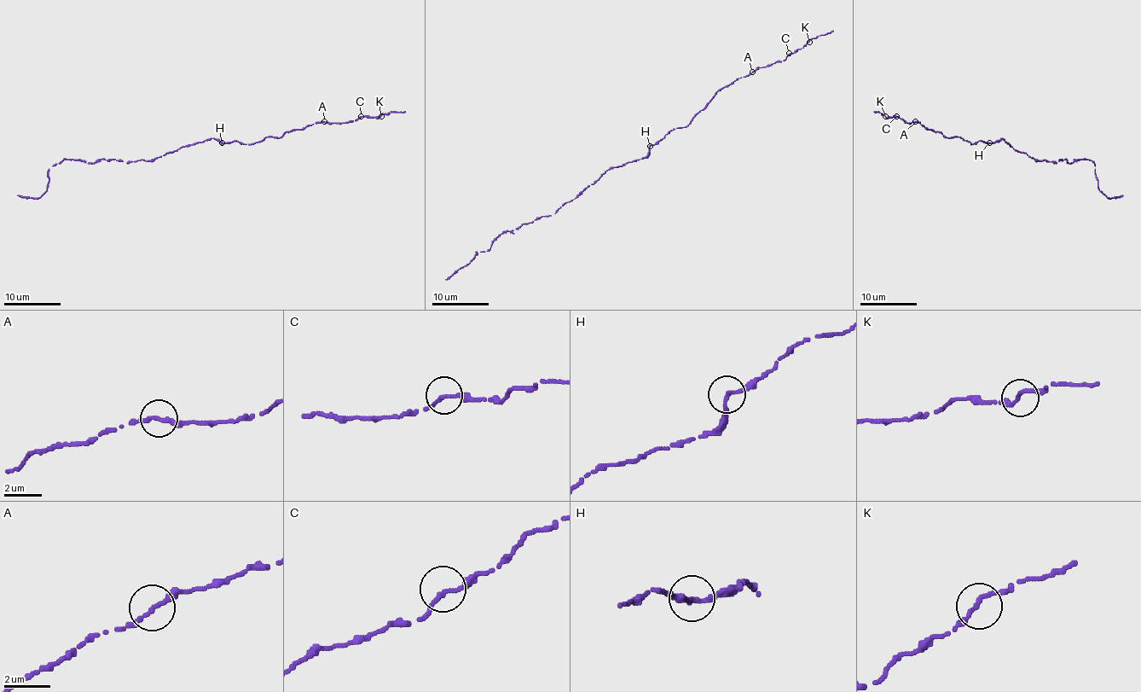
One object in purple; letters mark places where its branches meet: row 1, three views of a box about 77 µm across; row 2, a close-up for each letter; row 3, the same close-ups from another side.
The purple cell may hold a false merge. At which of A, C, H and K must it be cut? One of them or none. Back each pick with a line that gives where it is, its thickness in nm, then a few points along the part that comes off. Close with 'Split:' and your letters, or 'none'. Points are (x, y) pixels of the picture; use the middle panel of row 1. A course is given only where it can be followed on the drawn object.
Split: none

